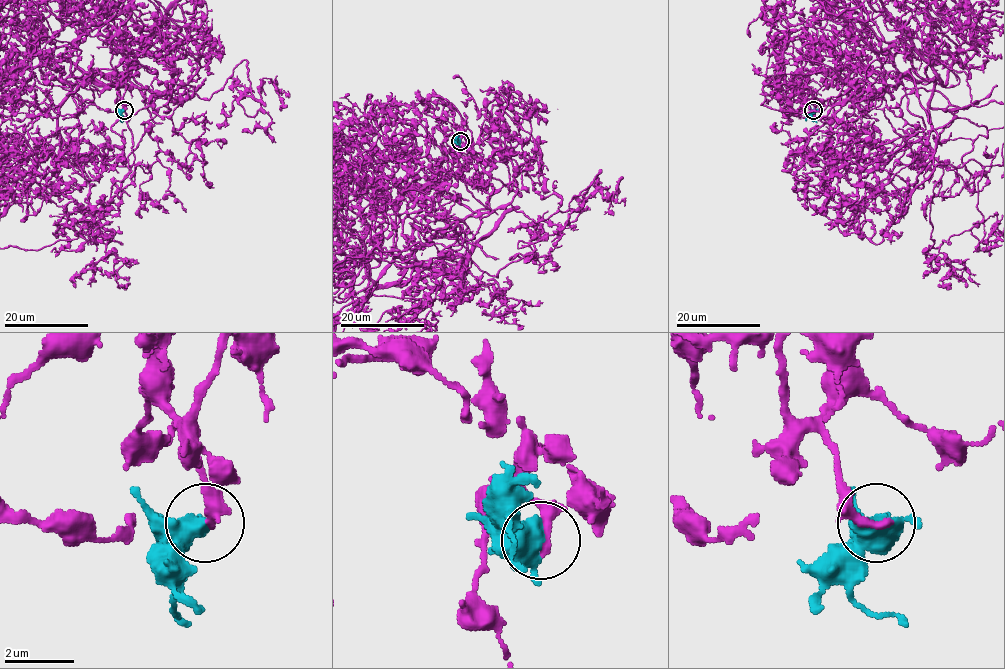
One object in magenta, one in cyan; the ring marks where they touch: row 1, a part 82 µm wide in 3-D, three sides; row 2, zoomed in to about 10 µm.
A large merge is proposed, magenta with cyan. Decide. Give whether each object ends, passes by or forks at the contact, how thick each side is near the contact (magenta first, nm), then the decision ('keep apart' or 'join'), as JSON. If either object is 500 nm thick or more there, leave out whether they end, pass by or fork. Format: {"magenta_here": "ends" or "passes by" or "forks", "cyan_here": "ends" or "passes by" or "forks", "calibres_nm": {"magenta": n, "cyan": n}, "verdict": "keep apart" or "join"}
{"calibres_nm": {"magenta": 300, "cyan": 500}, "verdict": "join"}

